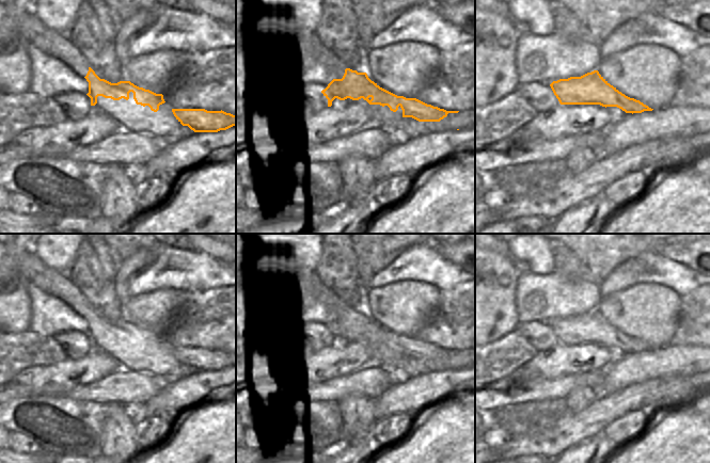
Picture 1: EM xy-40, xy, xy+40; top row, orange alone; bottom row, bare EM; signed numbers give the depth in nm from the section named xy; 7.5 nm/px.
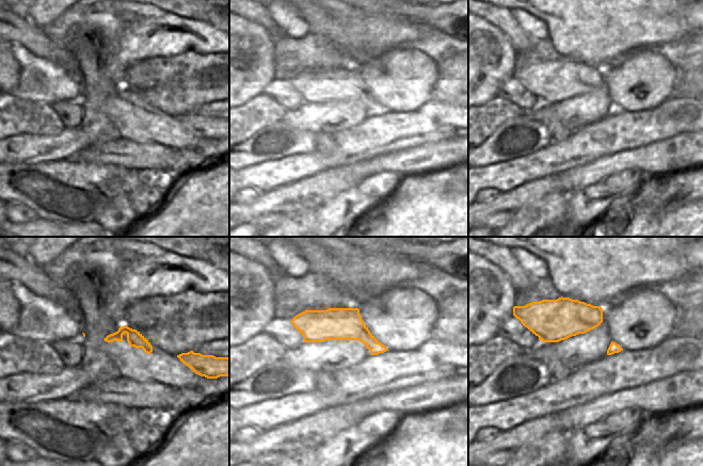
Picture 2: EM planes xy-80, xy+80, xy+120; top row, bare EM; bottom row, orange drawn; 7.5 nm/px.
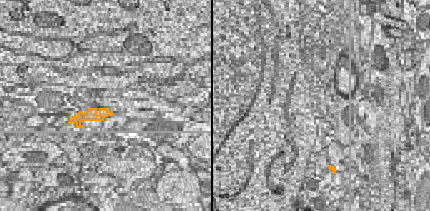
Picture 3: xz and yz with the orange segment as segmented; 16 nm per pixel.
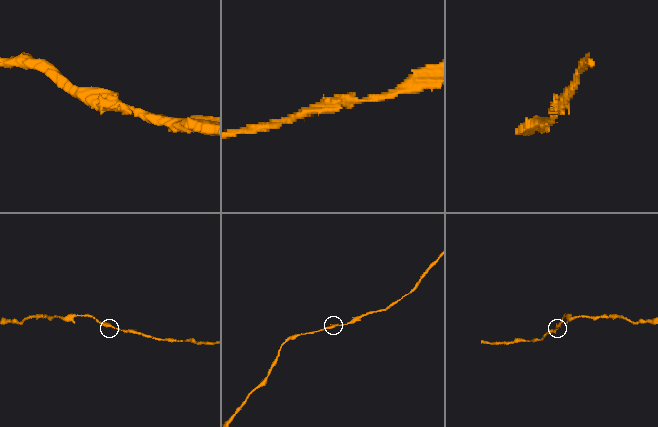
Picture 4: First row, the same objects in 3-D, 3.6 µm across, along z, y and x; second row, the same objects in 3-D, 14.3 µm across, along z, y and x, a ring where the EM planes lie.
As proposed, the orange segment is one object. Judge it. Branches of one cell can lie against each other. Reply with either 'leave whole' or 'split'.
leave whole

